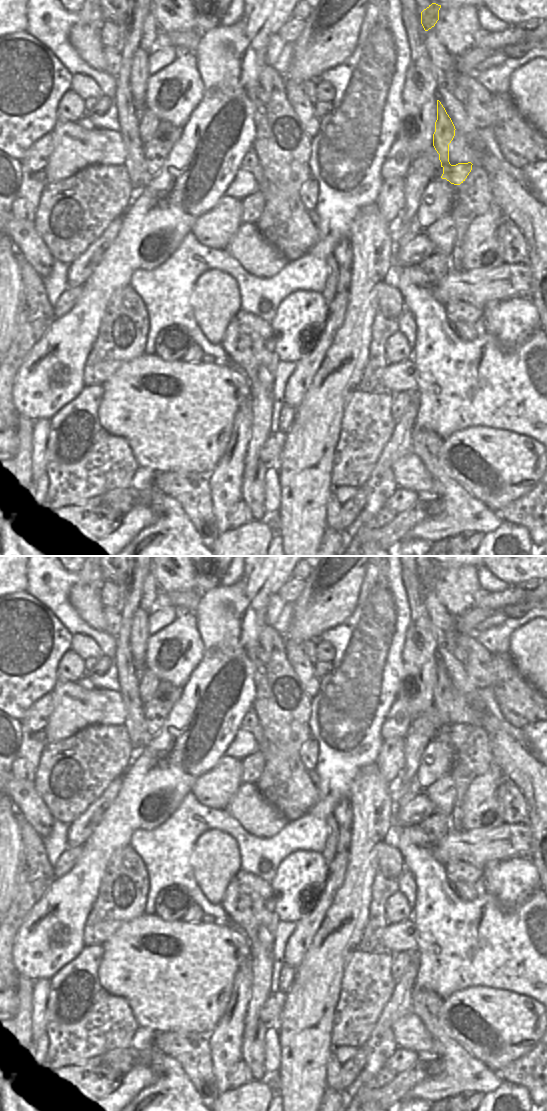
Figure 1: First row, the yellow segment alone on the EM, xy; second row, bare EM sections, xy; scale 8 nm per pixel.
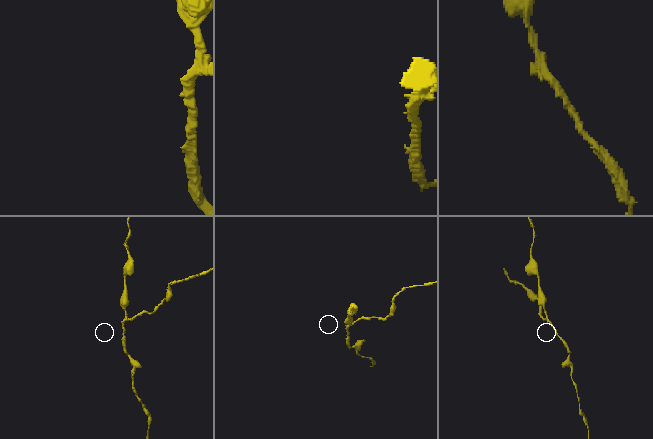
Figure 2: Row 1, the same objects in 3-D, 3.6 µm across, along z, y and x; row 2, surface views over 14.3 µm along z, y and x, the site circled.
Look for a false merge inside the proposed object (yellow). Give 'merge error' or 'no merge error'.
merge error

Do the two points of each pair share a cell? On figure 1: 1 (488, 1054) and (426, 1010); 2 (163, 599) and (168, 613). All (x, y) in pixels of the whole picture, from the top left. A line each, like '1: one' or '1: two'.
1: two
2: two

